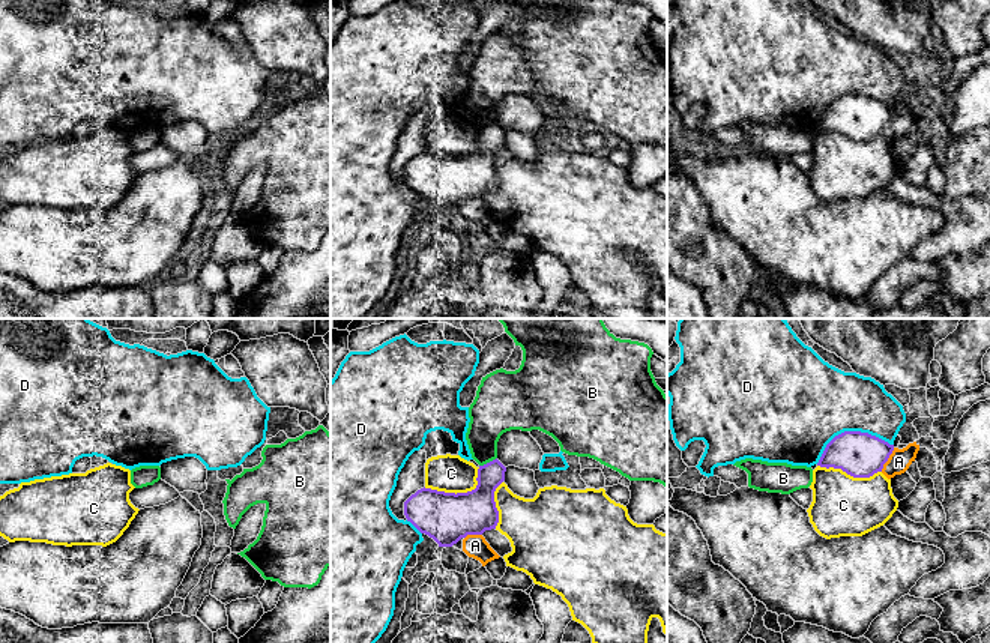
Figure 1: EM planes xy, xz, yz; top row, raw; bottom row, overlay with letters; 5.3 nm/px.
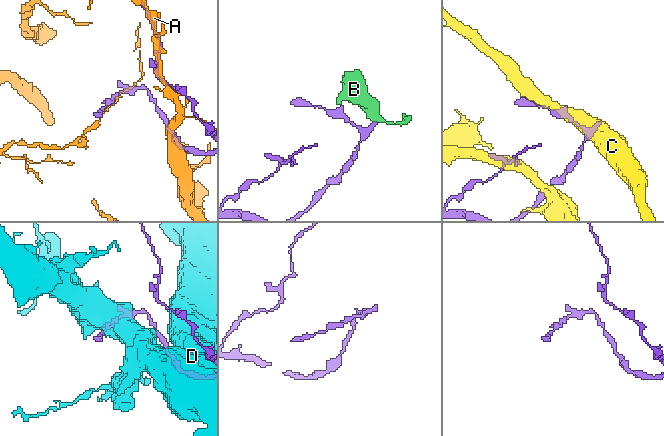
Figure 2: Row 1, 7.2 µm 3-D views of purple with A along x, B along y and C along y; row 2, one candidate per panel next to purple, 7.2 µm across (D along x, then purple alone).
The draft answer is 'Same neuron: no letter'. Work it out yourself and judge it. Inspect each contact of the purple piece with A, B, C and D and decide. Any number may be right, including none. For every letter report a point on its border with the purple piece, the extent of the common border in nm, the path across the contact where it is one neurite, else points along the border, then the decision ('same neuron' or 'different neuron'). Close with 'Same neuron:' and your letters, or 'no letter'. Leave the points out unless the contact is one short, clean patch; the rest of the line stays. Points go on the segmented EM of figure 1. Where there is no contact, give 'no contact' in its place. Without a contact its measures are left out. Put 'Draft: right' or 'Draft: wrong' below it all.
A: yz (887, 460) | 150 nm | different neuron
B: xz (487, 463) | 110 nm | along xz (496, 457), (479, 466) | different neuron
C: xz (458, 493) | 320 nm | different neuron
D: yz (851, 431) | 420 nm | different neuron
Same neuron: no letter
Draft: right

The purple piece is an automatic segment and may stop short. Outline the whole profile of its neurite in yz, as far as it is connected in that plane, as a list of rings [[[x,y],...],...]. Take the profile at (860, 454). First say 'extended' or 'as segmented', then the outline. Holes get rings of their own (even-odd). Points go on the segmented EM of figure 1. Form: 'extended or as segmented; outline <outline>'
as segmented; outline [[[844,431],[825,448],[817,466],[841,469],[853,478],[870,478],[882,472],[894,445],[861,431]]]

